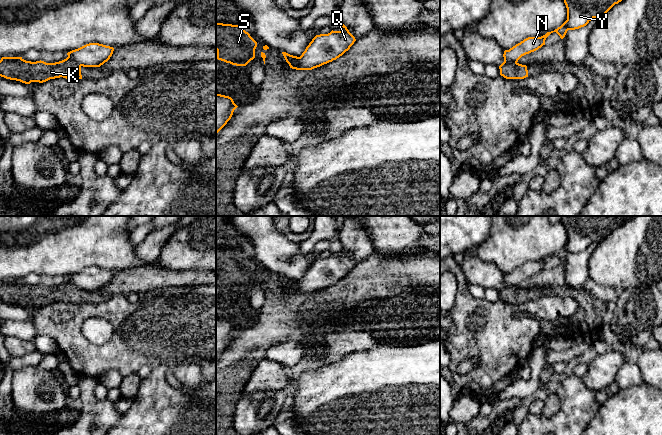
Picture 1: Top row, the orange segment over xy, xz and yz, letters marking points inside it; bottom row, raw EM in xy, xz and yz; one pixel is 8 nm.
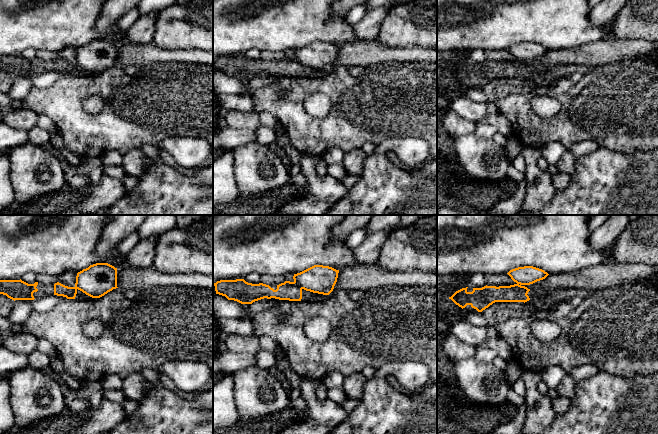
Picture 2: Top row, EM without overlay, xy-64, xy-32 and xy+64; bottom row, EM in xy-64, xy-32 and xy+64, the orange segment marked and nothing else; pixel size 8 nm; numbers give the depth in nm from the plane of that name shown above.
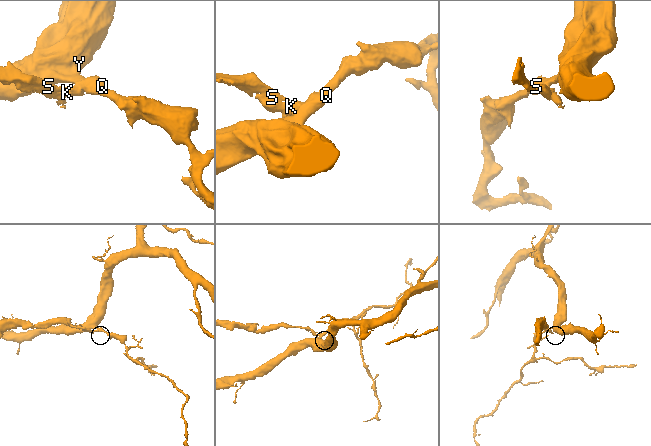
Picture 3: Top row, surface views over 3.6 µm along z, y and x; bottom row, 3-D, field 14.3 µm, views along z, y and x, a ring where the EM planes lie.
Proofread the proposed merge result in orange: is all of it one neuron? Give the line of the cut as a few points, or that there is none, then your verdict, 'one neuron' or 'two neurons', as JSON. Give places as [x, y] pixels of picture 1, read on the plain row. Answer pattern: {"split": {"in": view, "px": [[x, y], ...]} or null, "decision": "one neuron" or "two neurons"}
{"split": {"in": "xy", "px": [[68, 280], [81, 289]]}, "decision": "two neurons"}

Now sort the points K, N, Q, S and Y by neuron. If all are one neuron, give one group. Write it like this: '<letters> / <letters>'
K S / N Q Y

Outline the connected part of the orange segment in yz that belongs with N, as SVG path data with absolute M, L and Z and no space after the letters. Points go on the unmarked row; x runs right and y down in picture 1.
M548 216L552 223L562 222L567 232L567 244L557 253L541 261L528 261L509 274L505 274L504 286L518 284L545 269L546 262L556 256L563 263L568 254L586 250L593 242L601 243L615 228L633 216Z

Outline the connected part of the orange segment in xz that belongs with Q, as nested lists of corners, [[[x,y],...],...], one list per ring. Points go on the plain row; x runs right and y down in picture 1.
[[[343,248],[339,255],[316,259],[299,281],[296,294],[312,294],[336,284],[356,265]]]

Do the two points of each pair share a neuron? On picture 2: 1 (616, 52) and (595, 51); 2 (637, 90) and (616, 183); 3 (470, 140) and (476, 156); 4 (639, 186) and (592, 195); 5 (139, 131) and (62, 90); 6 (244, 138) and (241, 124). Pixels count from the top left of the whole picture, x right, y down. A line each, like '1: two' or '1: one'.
1: one
2: two
3: one
4: one
5: one
6: two

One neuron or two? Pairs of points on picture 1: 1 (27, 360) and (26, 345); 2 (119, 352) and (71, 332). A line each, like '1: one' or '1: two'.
1: two
2: one

